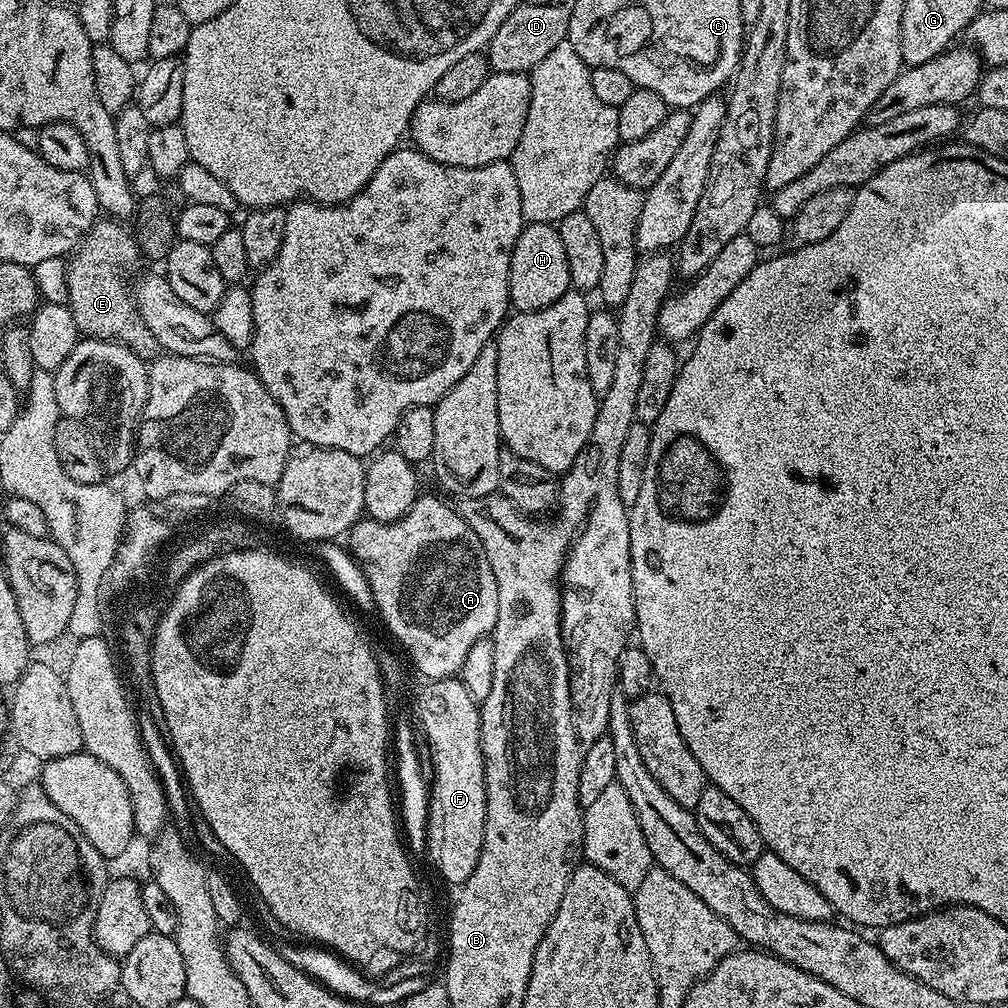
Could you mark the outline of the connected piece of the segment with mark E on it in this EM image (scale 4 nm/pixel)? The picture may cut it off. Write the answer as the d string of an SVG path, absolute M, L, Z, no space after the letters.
M100 218L93 224L92 229L85 234L78 247L71 253L67 261L67 274L69 284L68 309L74 314L74 322L78 330L85 337L93 340L112 340L116 344L121 344L141 358L152 358L161 351L159 342L150 334L150 326L142 322L142 314L138 310L133 293L130 291L130 284L124 281L124 267L131 260L139 261L141 254L136 246L135 235L123 228L123 223L112 218Z

